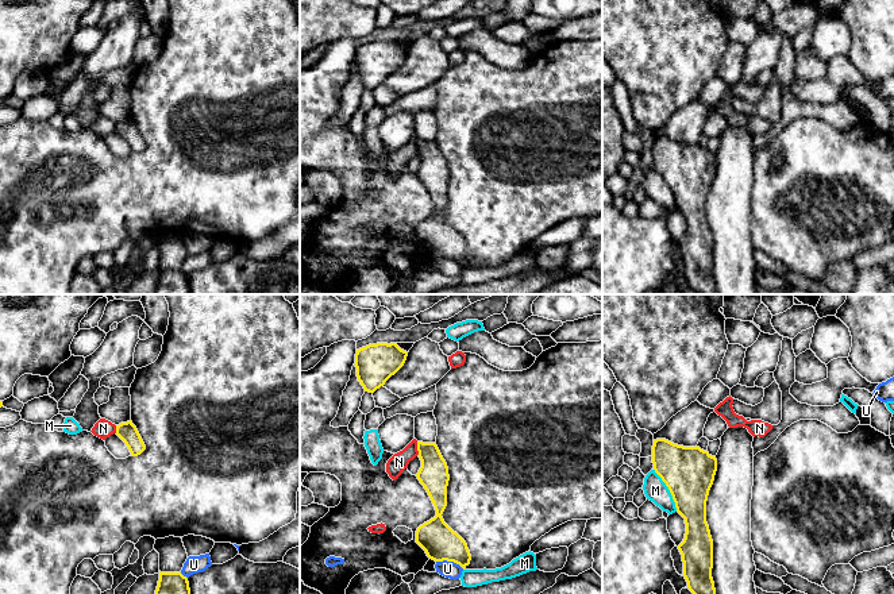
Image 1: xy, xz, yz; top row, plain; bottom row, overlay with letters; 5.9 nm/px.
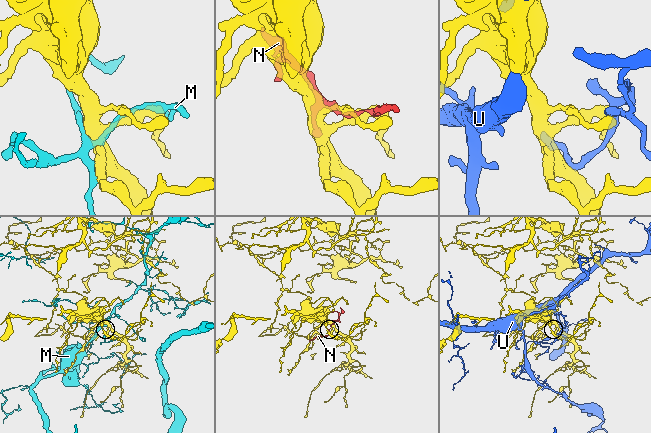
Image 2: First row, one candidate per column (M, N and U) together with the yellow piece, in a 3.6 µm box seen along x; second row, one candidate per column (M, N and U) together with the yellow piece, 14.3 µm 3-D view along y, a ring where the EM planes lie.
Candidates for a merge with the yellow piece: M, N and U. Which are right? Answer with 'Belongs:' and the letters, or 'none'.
Belongs: none

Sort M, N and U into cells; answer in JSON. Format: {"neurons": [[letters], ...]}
{"neurons": [["M"], ["N"], ["U"]]}

